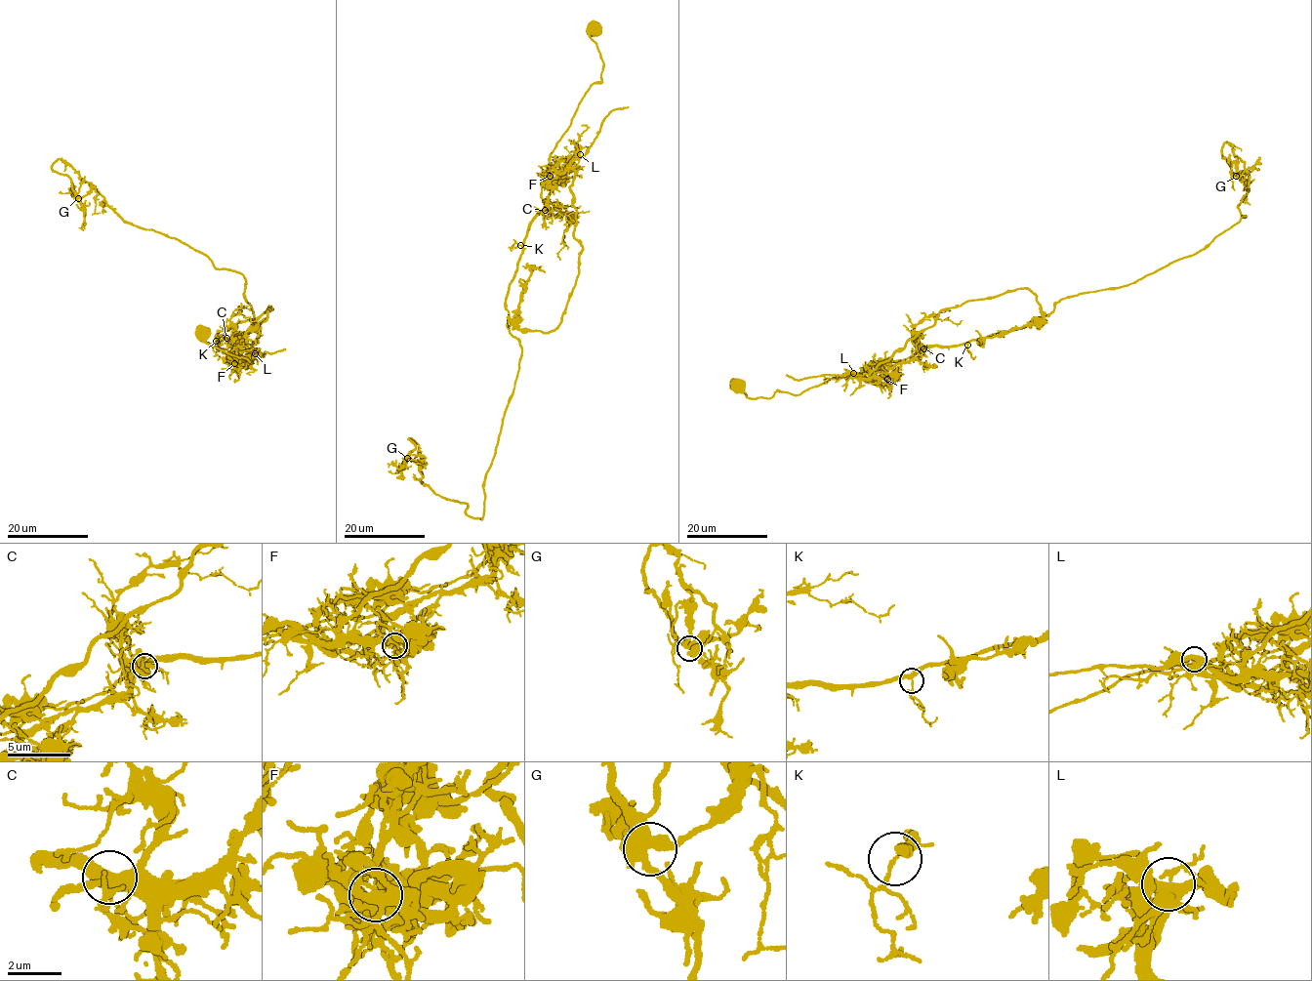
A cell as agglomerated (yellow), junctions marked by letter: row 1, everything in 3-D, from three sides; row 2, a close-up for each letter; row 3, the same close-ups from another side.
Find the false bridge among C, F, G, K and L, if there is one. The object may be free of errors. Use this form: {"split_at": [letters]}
{"split_at": ["F"]}

